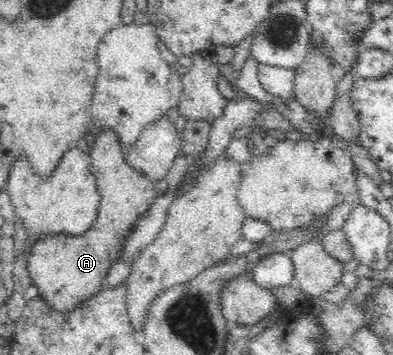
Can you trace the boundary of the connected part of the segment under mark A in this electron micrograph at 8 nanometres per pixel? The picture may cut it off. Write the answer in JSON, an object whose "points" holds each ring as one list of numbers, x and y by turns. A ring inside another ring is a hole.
{"points":[[108,130,98,136,92,148,91,170,96,176,101,201,95,224,80,236,46,234,30,246,32,252,26,260,27,269,46,307,62,313,72,312,82,300,101,292,109,266,121,258,120,252,124,248,121,243,126,232,130,232,130,228,150,209,159,195,156,182,126,163,124,151,117,134]]}

